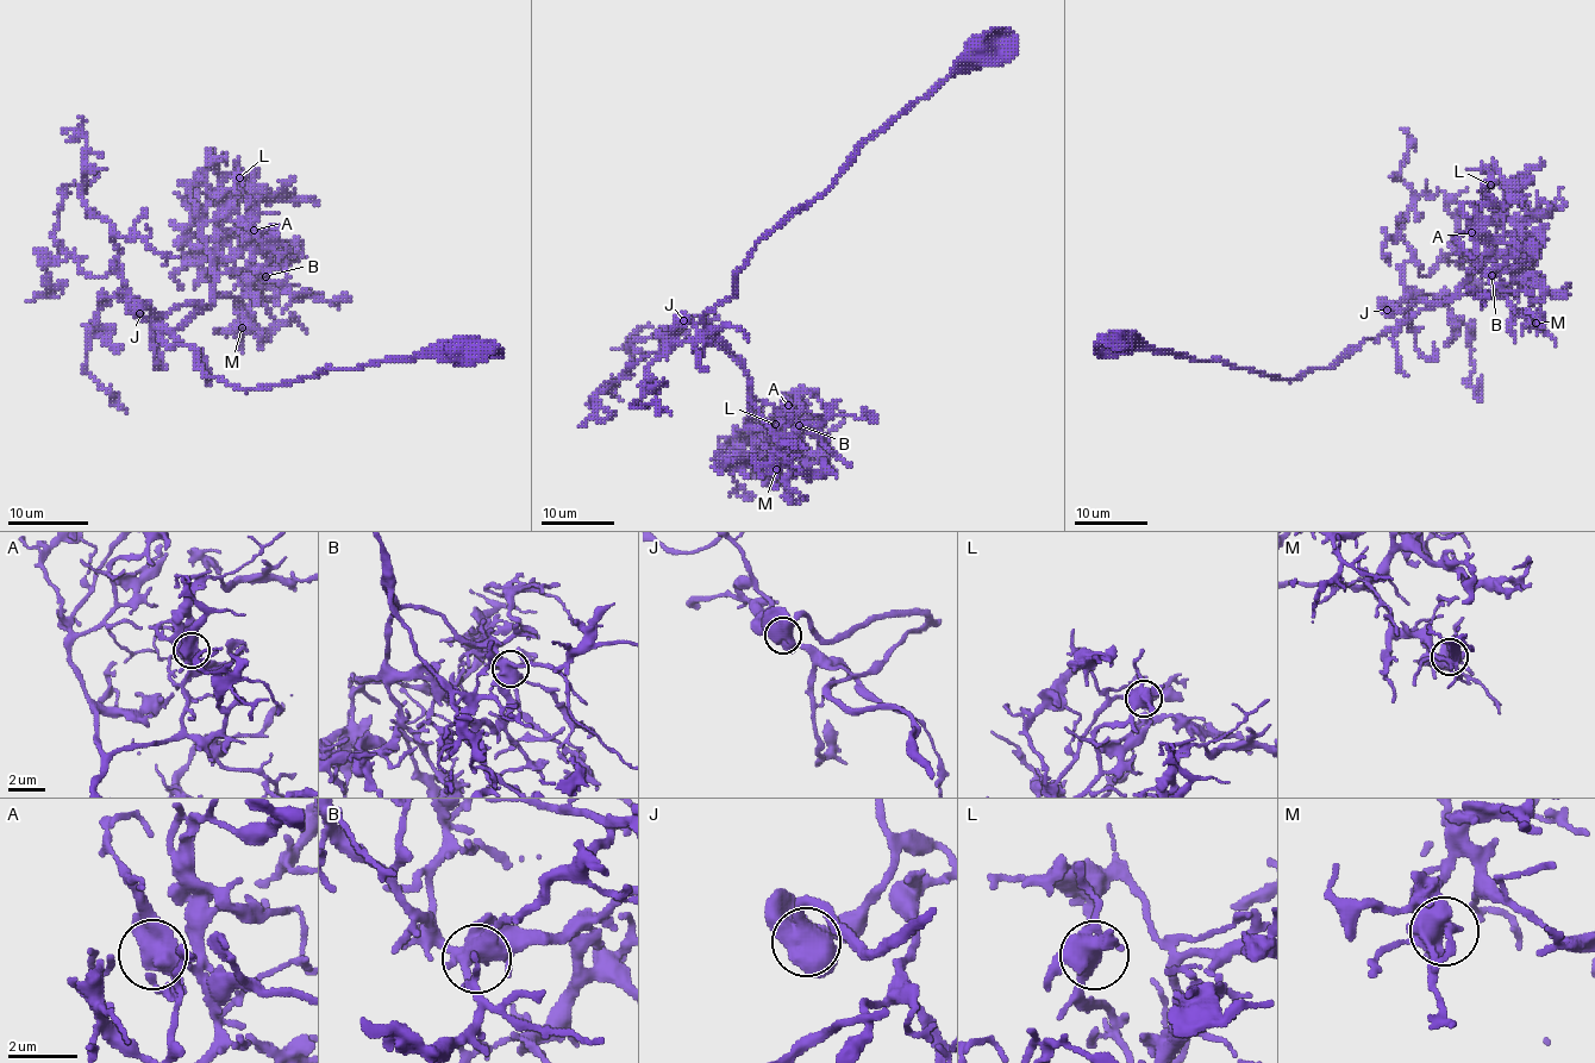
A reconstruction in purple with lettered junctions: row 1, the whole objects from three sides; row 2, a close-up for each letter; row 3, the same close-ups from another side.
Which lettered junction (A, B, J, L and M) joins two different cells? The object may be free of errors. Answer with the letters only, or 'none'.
none

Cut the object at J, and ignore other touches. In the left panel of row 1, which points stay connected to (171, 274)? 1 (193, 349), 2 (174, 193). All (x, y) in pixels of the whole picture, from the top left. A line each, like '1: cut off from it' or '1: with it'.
1: with it
2: with it

